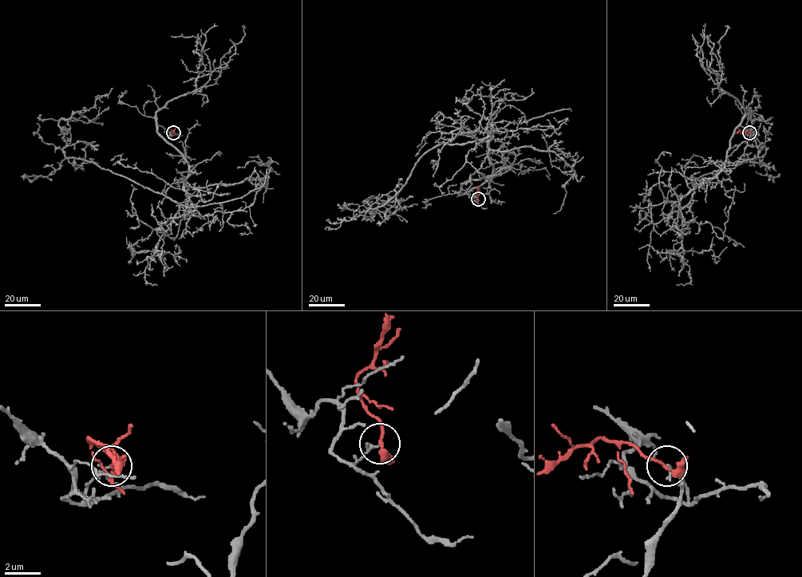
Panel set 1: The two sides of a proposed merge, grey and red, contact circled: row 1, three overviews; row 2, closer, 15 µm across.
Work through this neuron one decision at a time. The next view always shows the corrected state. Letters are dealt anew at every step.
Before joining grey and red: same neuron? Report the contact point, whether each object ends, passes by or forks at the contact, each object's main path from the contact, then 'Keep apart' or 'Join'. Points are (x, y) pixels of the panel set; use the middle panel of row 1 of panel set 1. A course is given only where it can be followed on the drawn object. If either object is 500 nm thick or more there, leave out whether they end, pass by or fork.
Place: (478, 199). At the ring grey ends. At the ring red passes by. Course of grey: (478, 199), (462, 184), (492, 173), (495, 129), (428, 150), (383, 204), (367, 209), (363, 202), (416, 205). Course of red: (478, 199), (475, 192), (478, 186). Keep apart

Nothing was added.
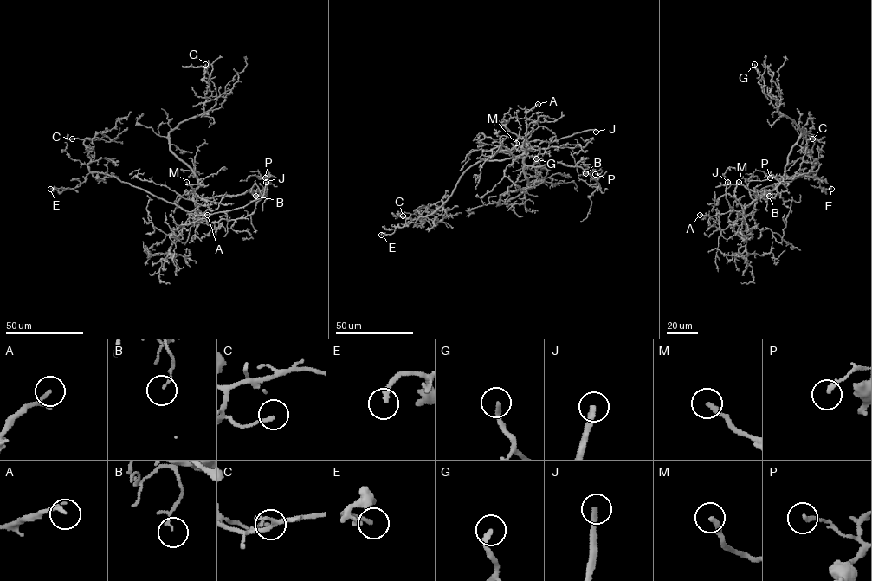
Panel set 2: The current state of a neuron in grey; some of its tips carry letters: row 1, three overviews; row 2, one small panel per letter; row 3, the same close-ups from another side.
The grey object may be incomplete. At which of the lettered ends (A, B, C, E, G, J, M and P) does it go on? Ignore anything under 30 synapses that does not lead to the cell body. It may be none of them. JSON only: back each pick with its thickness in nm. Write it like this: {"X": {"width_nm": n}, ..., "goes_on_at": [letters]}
{"E": {"width_nm": 240}, "J": {"width_nm": 280}, "M": {"width_nm": 240}, "goes_on_at": ["E", "J", "M"]}

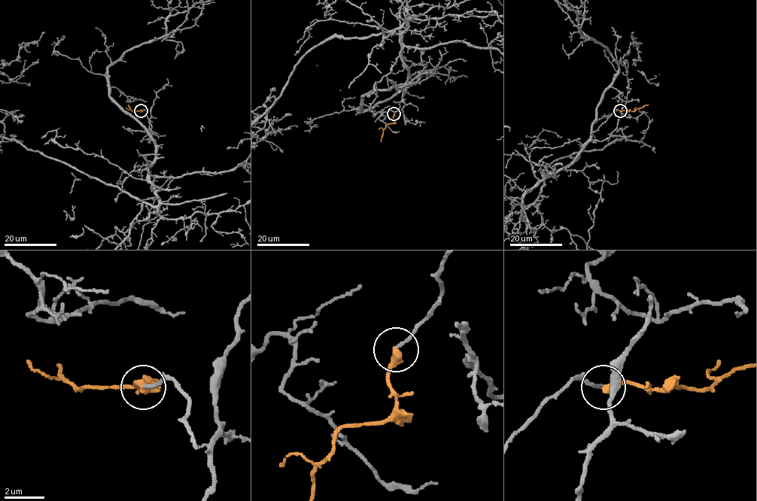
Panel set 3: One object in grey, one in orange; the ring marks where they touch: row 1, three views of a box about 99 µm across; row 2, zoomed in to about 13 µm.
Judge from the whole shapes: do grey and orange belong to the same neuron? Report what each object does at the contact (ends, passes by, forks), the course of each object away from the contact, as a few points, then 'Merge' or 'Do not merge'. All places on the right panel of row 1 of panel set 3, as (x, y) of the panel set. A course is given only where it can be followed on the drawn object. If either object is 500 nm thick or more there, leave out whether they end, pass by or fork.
At the ring grey ends. At the ring orange ends. Course of grey: (621, 110), (523, 204), (538, 197), (552, 162), (638, 133), (630, 80), (622, 77), (639, 59), (633, 31). Course of orange: (621, 110), (633, 111), (649, 104). Merge

